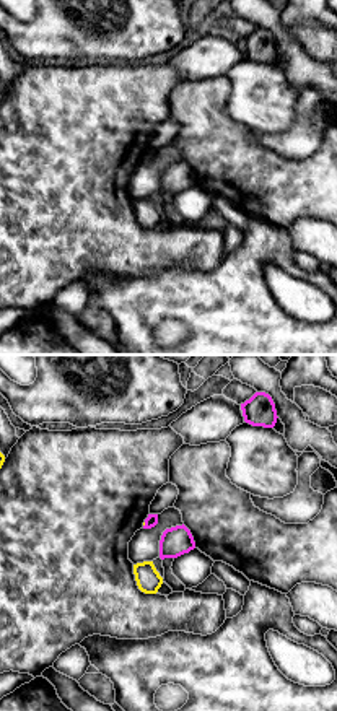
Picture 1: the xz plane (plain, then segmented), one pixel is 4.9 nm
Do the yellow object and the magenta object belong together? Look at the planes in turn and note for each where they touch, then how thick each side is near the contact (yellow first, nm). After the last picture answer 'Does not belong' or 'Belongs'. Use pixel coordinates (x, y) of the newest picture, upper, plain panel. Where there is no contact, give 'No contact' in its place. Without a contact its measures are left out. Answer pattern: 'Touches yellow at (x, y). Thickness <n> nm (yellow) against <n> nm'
No contact

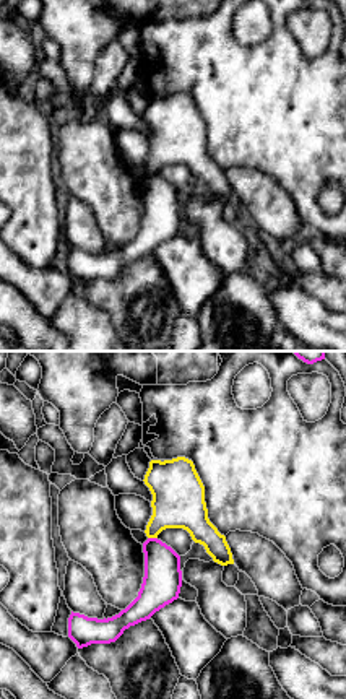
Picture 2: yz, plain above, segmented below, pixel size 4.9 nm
Touches yellow at (153, 173). Thickness 260 nm (yellow) against 190 nm

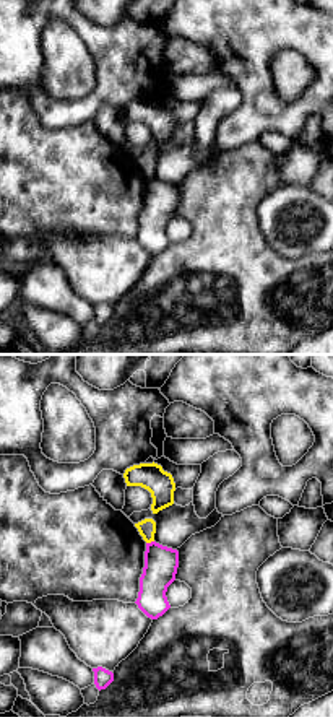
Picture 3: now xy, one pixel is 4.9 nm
Touches yellow at (150, 178). Thickness 90 nm (yellow) against 170 nm

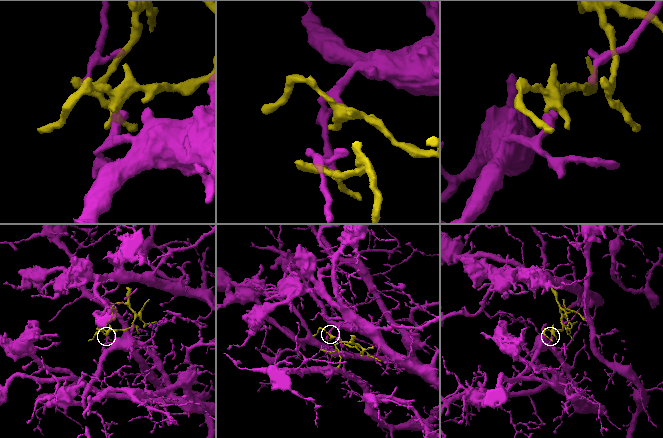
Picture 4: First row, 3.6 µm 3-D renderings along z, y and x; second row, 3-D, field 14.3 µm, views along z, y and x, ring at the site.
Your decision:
Does not belong

